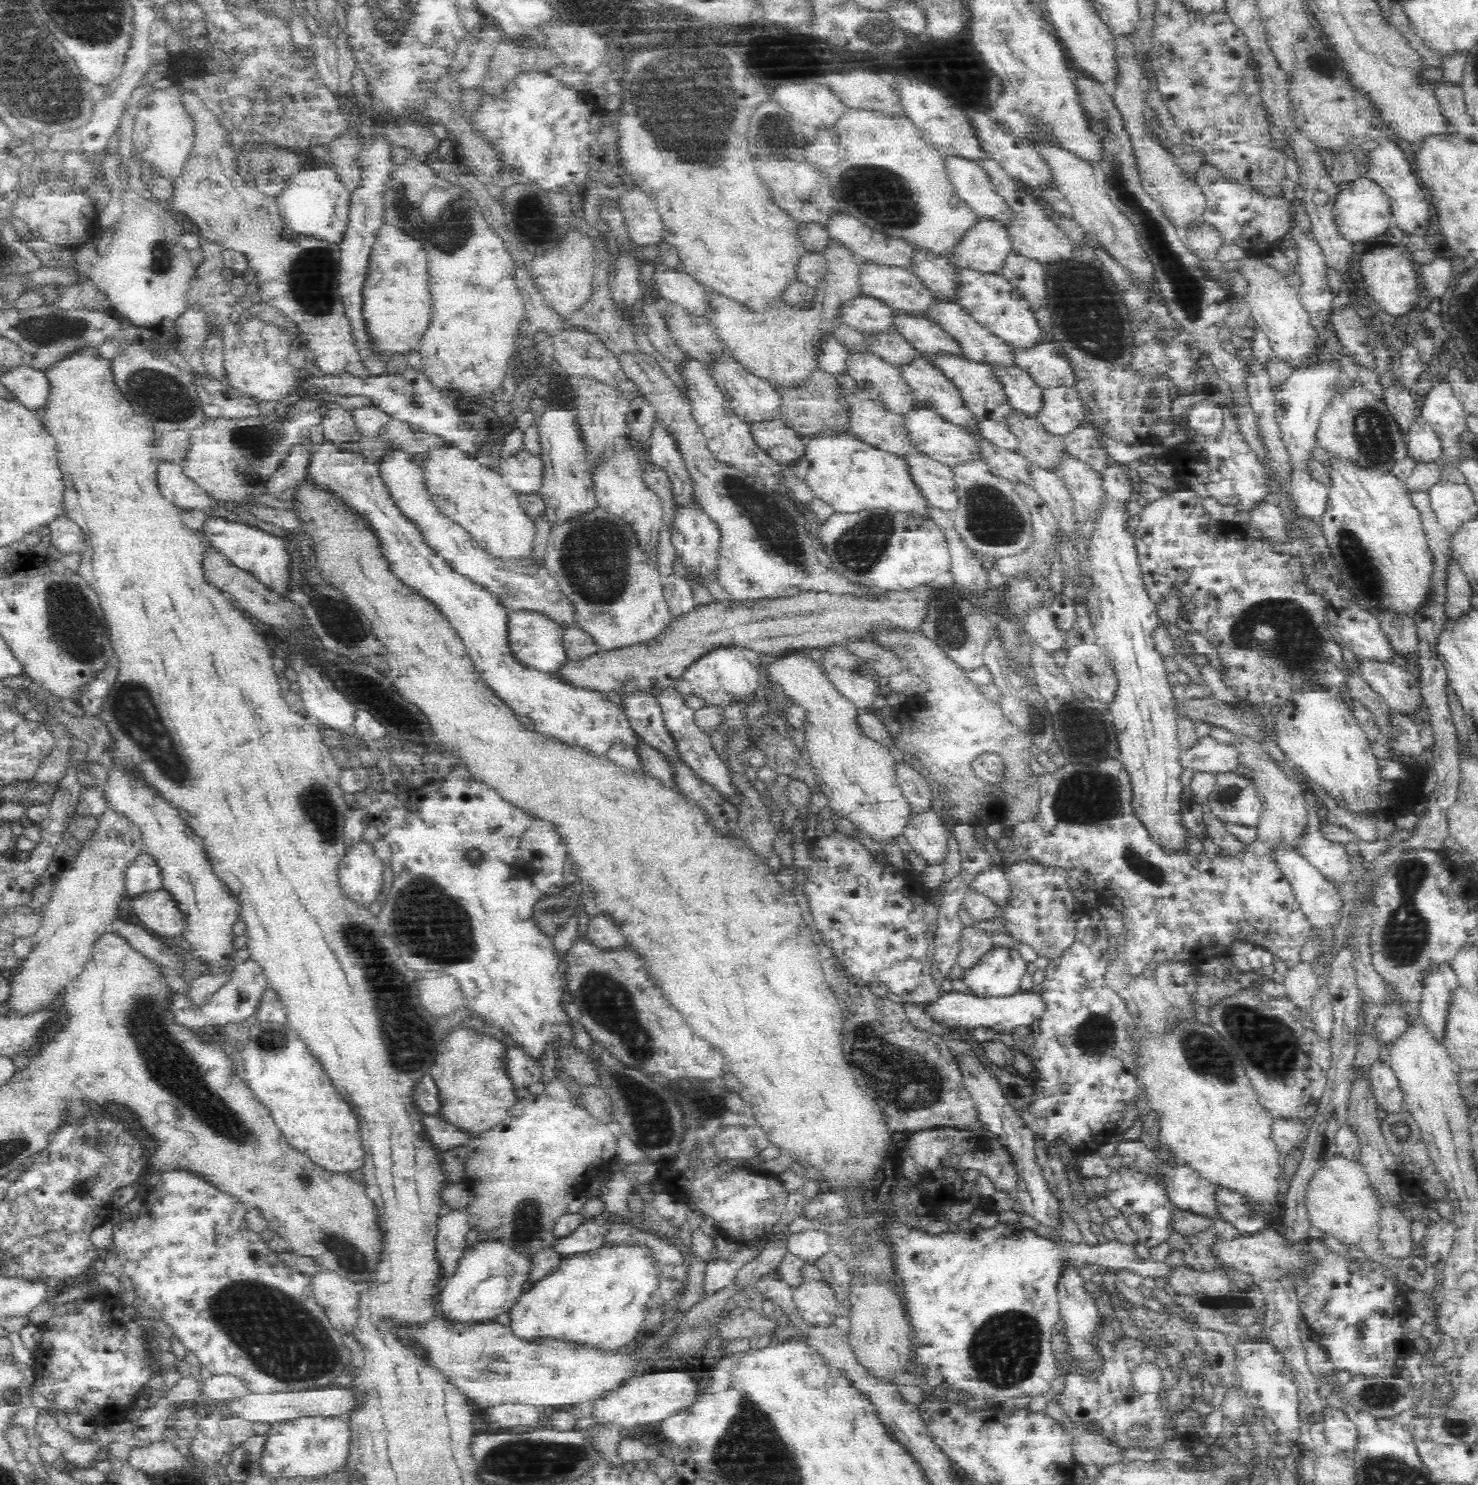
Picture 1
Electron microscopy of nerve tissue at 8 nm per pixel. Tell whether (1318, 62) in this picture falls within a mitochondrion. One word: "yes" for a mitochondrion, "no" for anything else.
yes

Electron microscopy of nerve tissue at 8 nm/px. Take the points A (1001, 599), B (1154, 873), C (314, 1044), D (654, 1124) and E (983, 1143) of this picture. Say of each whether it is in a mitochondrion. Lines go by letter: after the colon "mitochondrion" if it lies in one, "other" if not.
A: other
B: mitochondrion
C: other
D: mitochondrion
E: mitochondrion

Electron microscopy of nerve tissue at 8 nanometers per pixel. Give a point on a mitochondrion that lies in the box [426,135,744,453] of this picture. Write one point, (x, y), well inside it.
(462, 238)

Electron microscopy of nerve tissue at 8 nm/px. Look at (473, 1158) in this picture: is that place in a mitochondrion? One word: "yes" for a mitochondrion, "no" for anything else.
no

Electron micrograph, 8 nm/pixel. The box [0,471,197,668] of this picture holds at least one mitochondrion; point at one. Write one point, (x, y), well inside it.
(72, 621)

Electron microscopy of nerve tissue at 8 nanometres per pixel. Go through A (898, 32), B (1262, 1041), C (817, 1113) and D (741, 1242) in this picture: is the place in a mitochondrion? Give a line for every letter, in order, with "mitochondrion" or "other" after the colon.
A: mitochondrion
B: mitochondrion
C: other
D: other

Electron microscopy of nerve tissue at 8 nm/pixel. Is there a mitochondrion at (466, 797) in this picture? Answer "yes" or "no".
no

